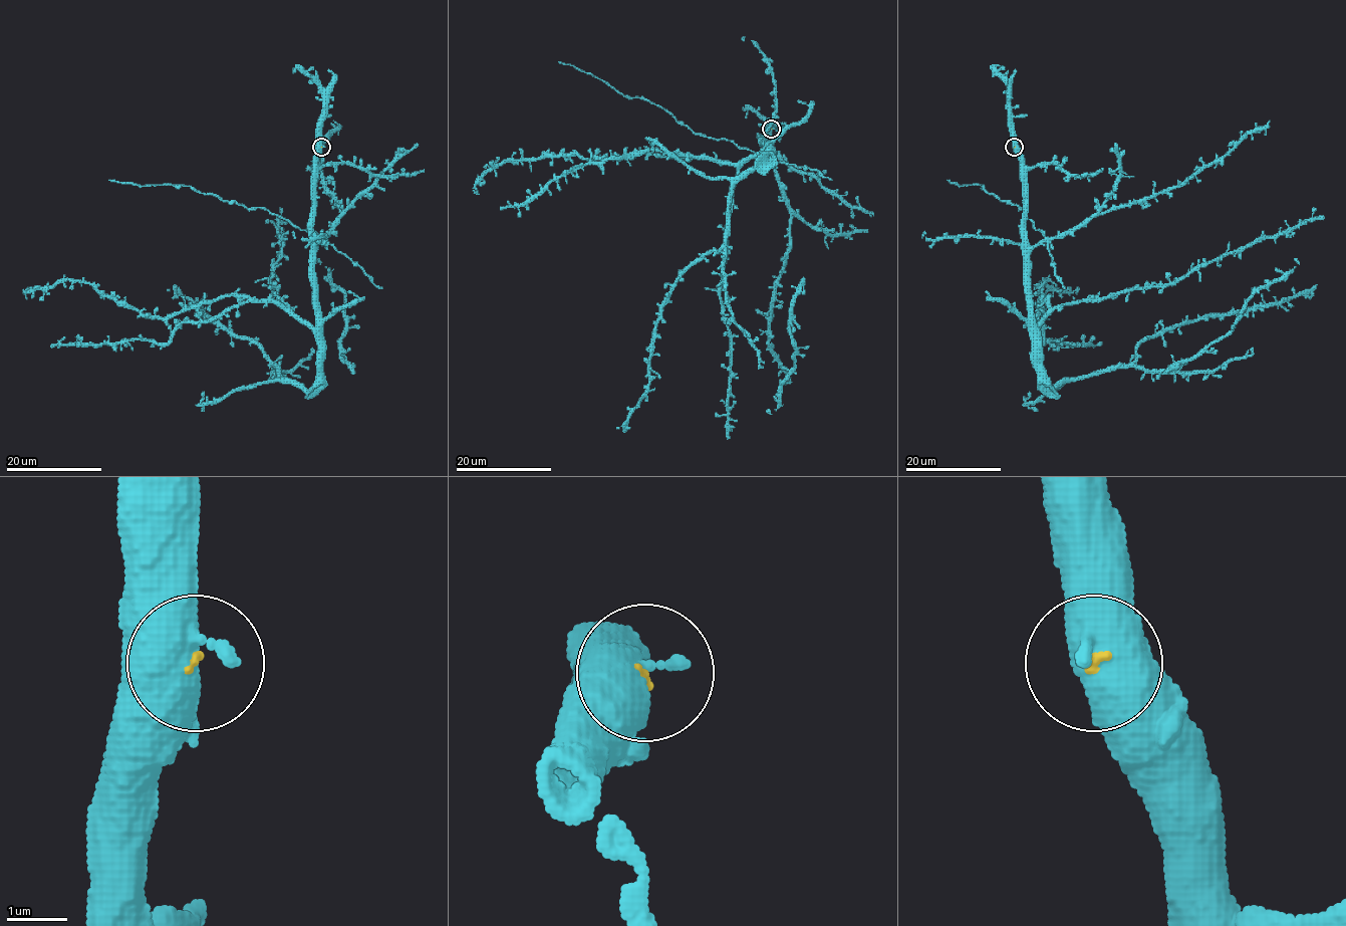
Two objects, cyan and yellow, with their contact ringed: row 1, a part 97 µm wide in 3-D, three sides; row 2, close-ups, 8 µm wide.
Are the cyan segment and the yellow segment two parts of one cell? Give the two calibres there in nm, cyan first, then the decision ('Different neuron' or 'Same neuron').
Thickness 800 nm (cyan) against 60 nm. Same neuron

